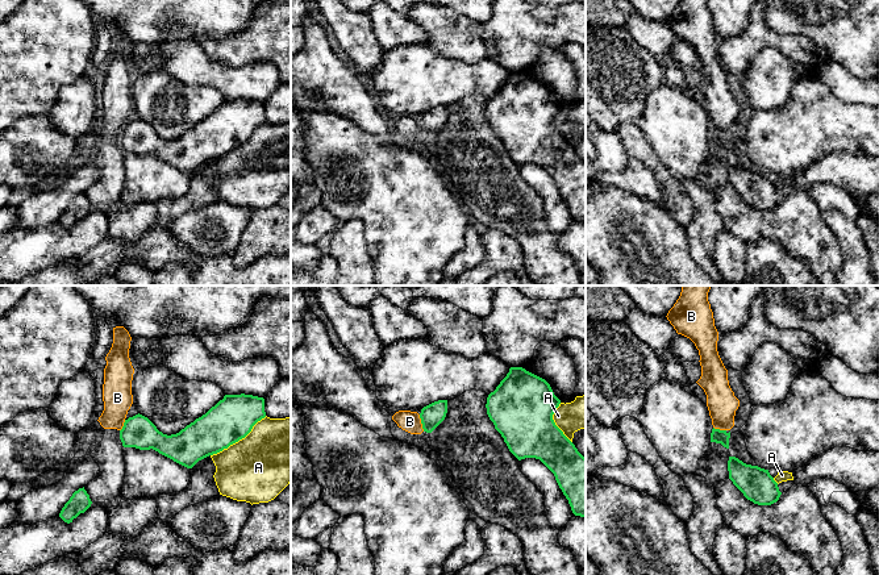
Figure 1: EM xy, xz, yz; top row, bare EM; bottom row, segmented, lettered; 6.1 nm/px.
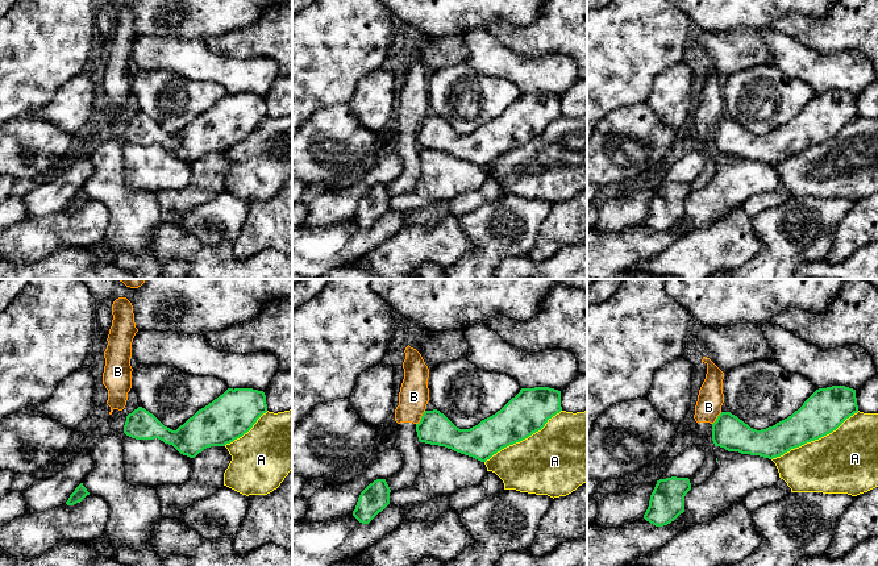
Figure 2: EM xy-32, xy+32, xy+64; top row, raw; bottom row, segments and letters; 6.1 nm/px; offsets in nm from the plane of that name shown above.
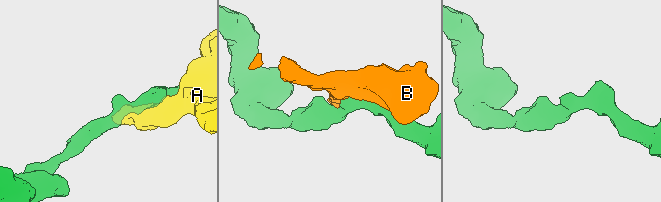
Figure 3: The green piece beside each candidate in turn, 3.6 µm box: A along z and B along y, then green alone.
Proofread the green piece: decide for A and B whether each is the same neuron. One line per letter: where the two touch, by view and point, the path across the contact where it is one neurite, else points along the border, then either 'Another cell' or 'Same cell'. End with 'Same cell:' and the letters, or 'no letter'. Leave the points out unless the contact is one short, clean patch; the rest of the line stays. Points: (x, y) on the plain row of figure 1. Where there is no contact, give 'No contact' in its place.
A: Touches green at xy (238, 145). Another cell
B: Touches green at xz (421, 128). Boundary: xz (419, 120), (424, 136). Another cell
Same cell: no letter

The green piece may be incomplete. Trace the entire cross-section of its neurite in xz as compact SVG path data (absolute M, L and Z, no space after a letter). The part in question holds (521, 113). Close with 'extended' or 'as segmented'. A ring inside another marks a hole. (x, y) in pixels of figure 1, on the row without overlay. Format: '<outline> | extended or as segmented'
M511 72L507 82L487 103L487 120L509 157L518 164L540 164L555 182L575 221L586 222L586 163L555 130L553 120L561 105L550 89L522 72Z | as segmented

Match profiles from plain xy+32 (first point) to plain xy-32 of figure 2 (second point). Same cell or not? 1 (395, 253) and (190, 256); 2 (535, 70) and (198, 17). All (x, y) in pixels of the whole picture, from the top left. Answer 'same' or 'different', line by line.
1: same
2: different

